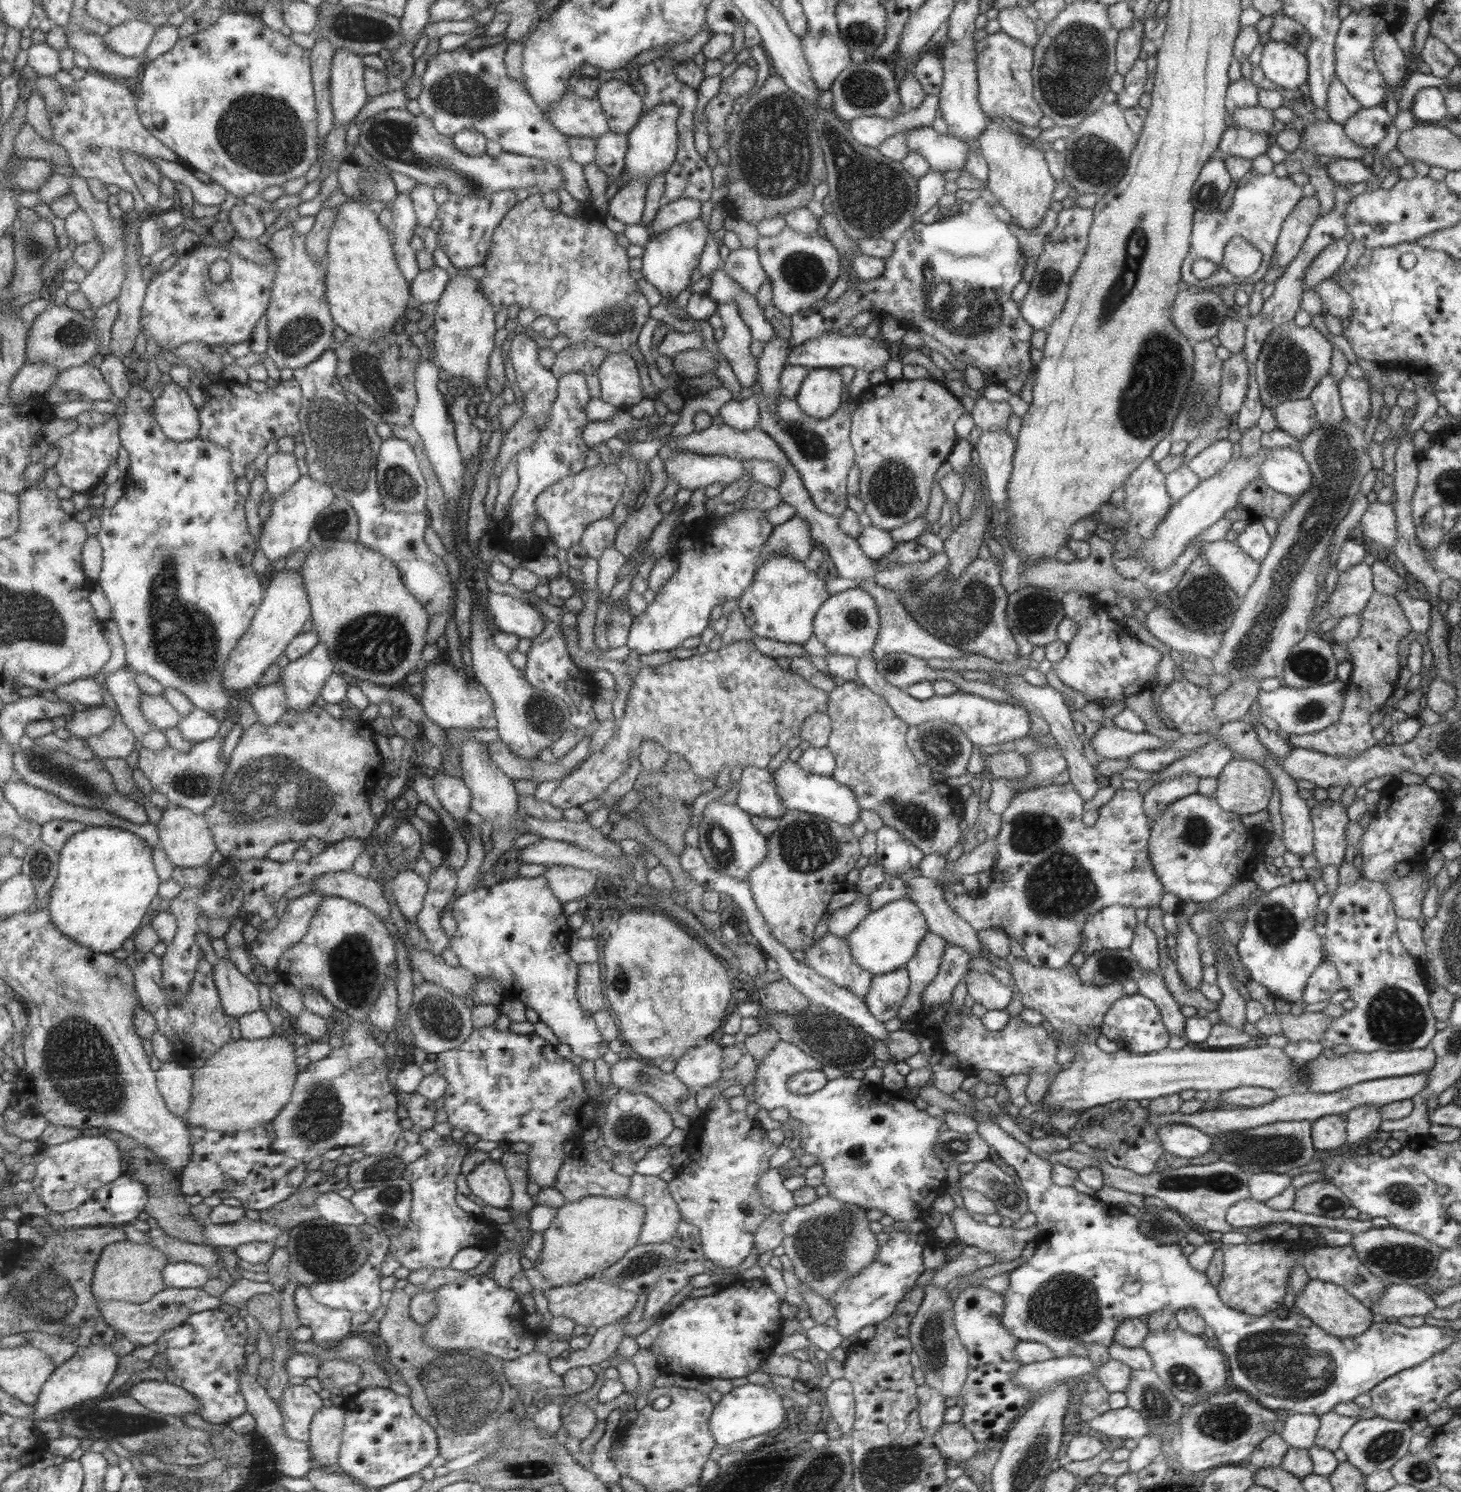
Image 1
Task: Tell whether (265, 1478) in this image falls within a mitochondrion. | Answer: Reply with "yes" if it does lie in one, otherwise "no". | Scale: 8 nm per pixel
no

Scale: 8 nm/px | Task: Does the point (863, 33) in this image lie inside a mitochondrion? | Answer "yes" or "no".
yes

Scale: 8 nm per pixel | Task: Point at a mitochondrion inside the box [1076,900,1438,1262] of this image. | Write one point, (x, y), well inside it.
(1395, 1017)

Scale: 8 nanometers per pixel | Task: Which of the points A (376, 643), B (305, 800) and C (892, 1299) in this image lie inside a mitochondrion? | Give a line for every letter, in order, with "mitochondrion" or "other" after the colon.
A: mitochondrion
B: mitochondrion
C: other

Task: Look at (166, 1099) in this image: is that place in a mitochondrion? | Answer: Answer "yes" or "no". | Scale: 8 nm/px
no

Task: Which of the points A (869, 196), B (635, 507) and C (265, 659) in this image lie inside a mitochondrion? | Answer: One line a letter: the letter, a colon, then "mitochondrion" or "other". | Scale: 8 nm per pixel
A: mitochondrion
B: other
C: other

